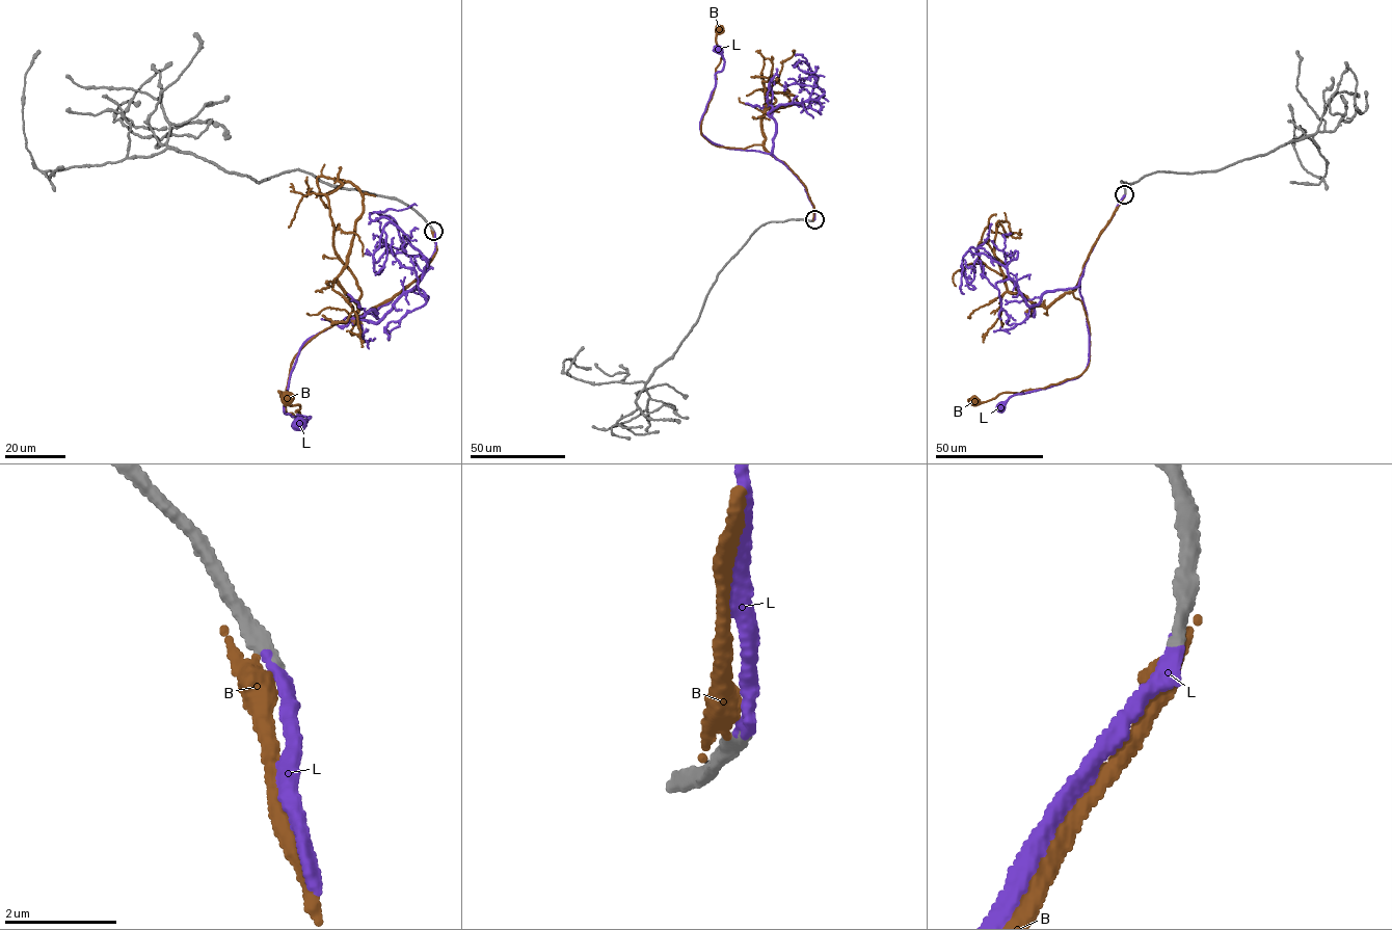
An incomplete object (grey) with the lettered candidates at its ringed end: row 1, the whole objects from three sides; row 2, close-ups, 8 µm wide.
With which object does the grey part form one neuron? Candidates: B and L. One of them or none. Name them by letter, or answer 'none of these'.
L

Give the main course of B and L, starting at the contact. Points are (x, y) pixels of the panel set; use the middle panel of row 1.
B: (813, 219), (804, 185), (761, 144), (717, 145), (700, 132), (721, 57), (716, 41), (719, 28)
L: (814, 219), (805, 187), (782, 162), (769, 153), (720, 145), (702, 133), (715, 75), (723, 67), (719, 50)

